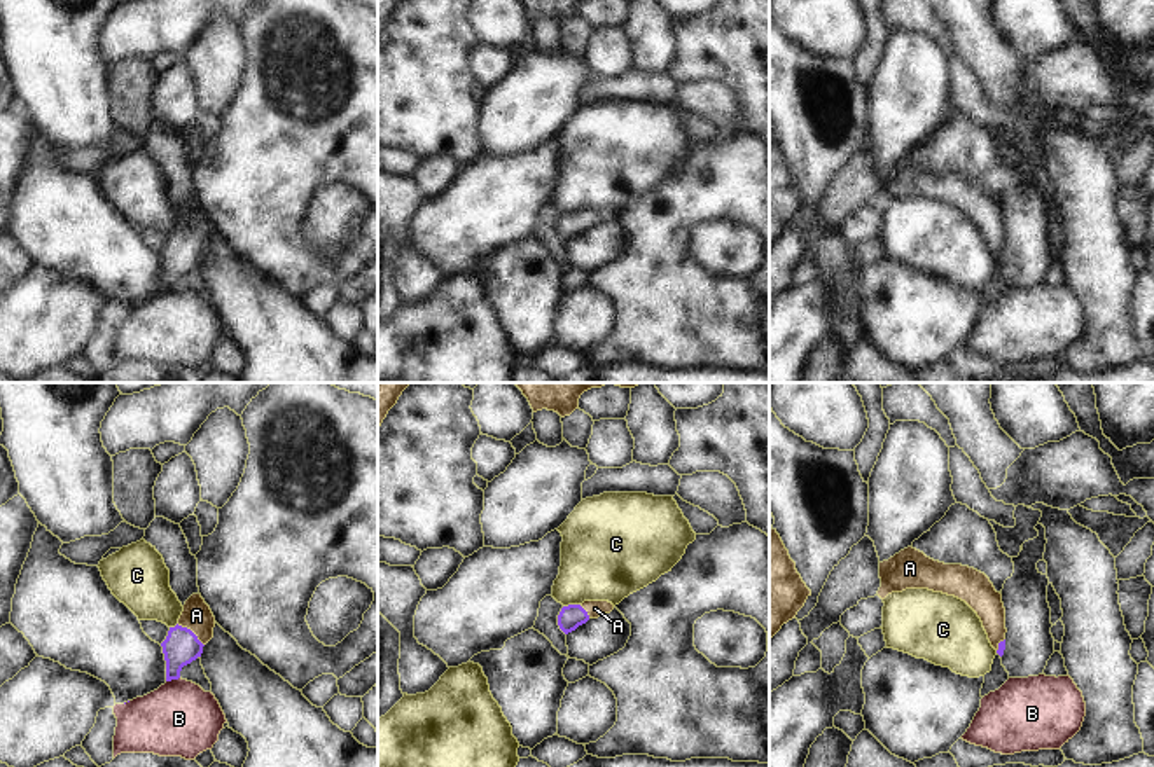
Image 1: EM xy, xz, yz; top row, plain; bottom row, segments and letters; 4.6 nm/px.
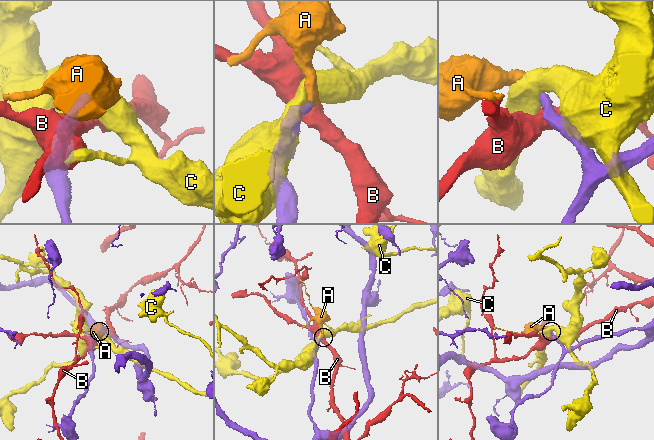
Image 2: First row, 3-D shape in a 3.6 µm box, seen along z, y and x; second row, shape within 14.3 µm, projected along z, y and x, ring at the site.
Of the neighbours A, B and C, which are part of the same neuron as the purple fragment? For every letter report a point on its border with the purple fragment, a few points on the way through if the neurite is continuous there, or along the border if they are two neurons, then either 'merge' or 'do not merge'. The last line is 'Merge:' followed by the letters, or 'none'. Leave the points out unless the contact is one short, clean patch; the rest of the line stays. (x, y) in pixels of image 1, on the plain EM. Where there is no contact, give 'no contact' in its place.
A: xy (191, 240) | across xy (180, 255), (191, 240), (196, 233), (196, 224) | merge
B: xy (172, 287) | along xy (179, 285), (166, 290) | do not merge
C: xz (570, 214) | do not merge
Merge: A

